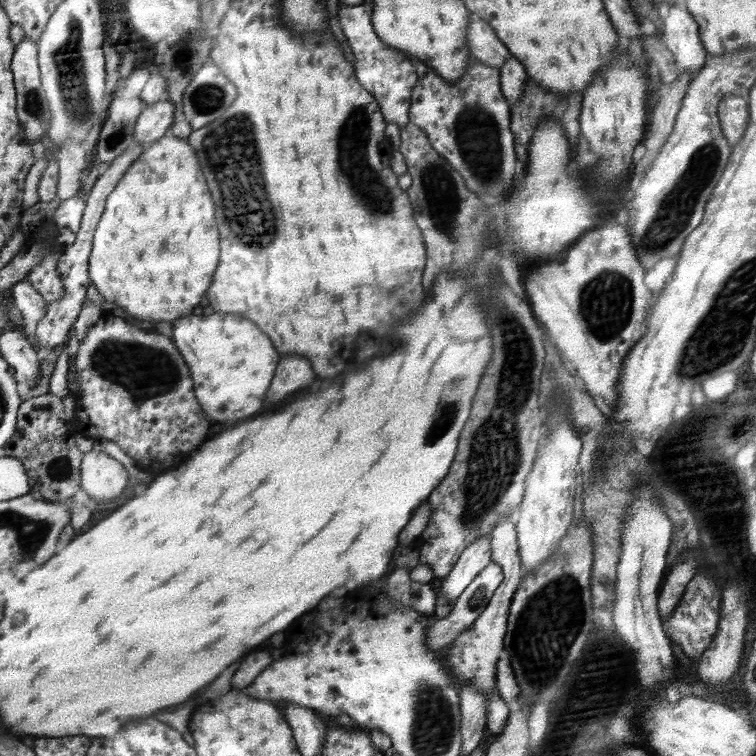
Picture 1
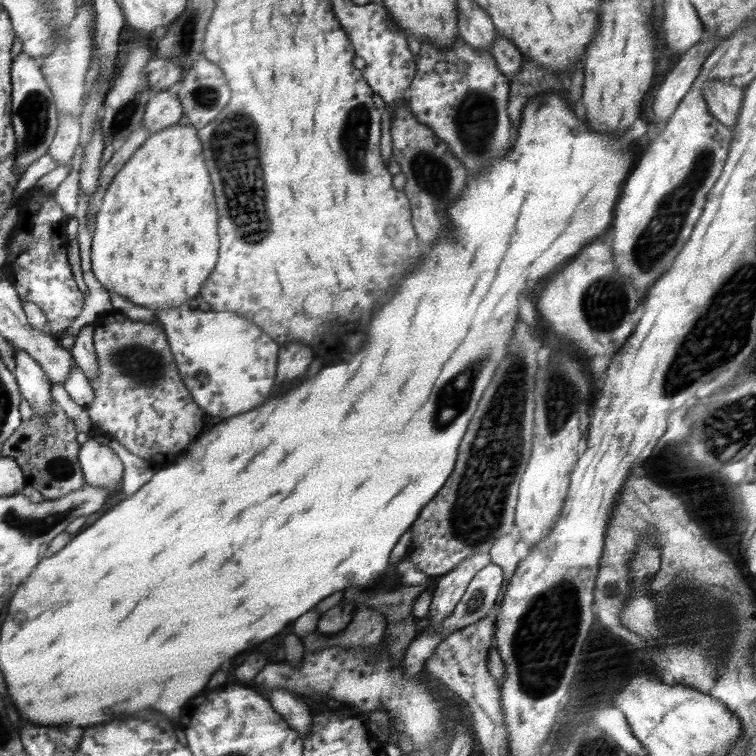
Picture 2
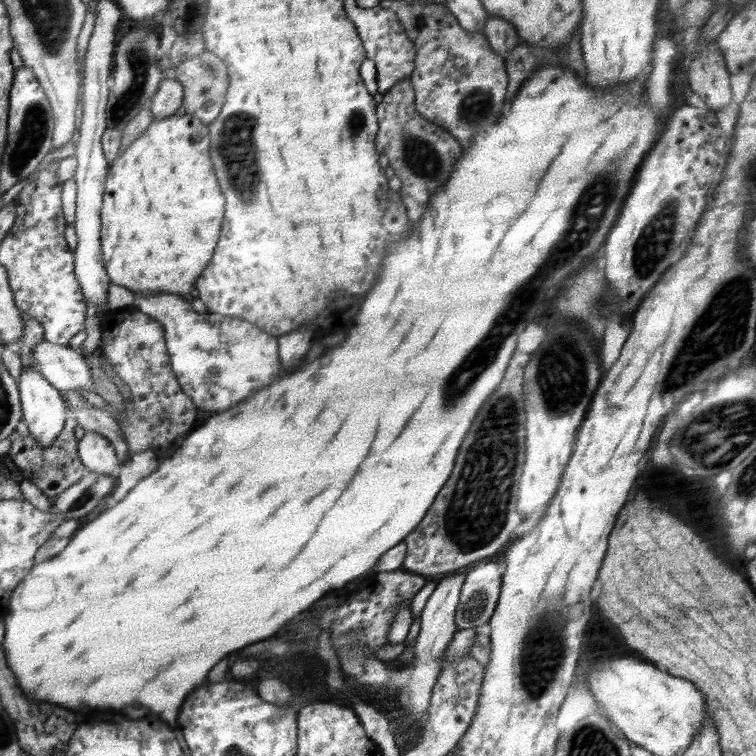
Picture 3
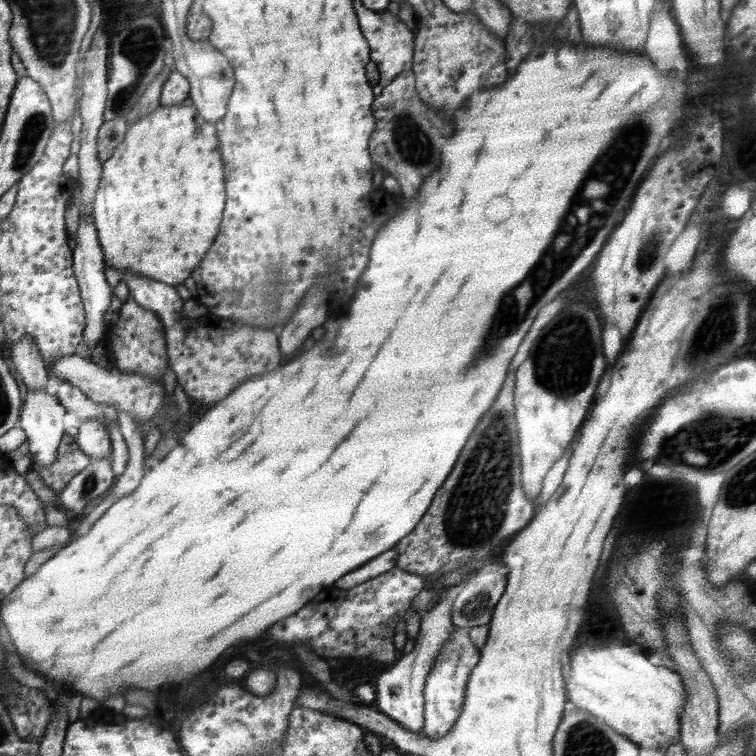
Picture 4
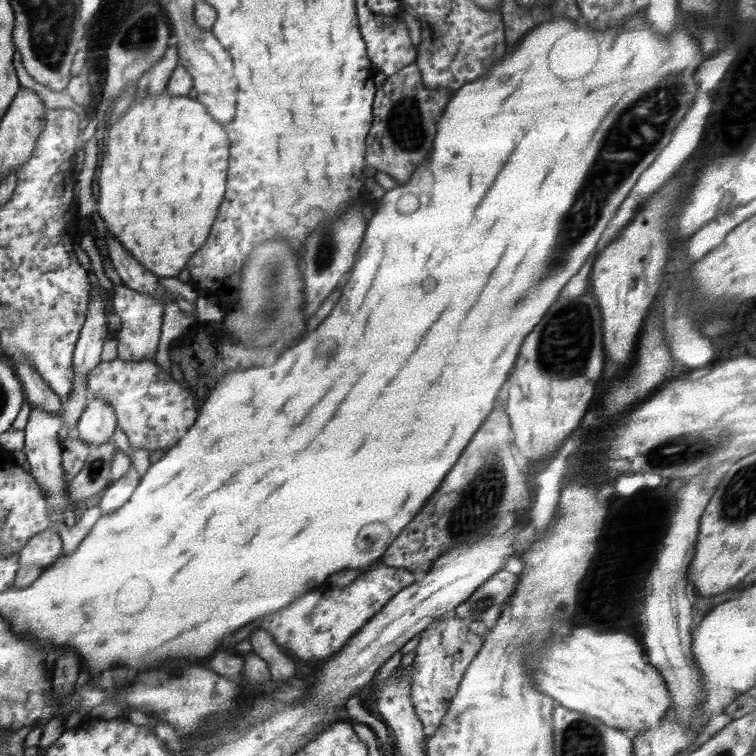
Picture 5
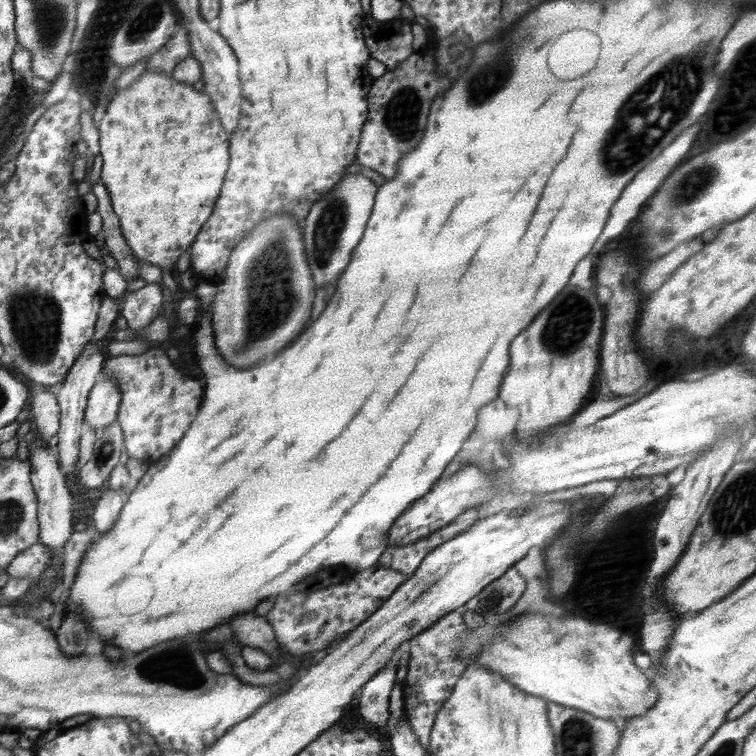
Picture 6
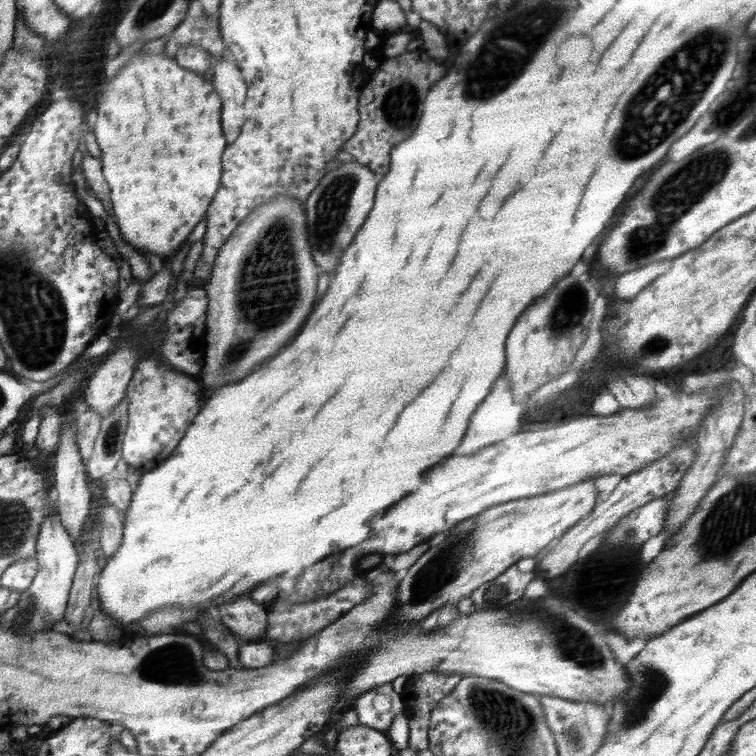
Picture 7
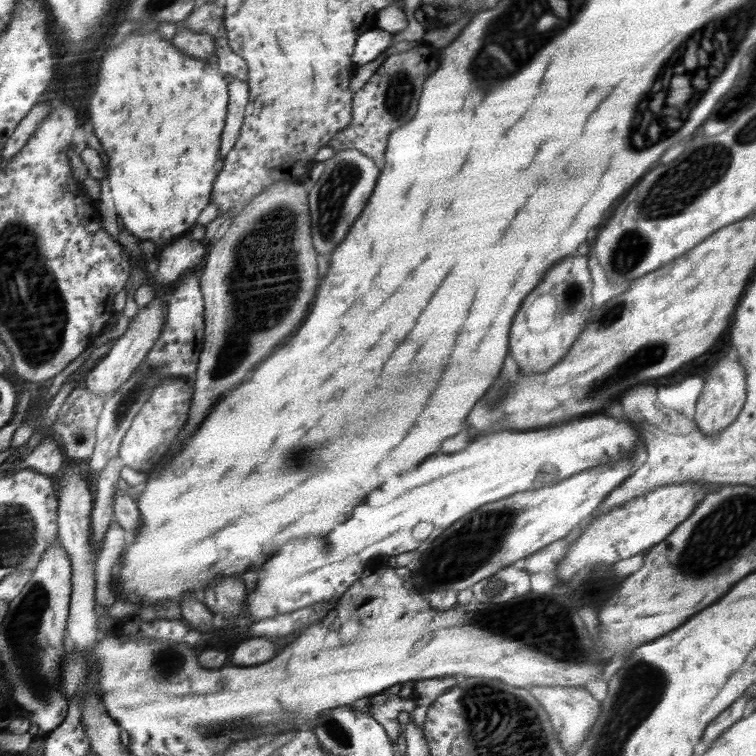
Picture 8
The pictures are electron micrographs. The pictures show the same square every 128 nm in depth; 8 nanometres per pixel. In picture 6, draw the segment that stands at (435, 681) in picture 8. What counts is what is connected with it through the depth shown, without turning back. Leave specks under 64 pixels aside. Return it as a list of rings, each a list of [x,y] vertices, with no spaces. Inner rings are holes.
[[[453,610],[447,616],[440,617],[428,629],[418,633],[410,641],[410,659],[408,664],[407,677],[402,681],[402,694],[404,694],[404,716],[408,718],[412,732],[416,734],[418,742],[422,744],[428,754],[428,744],[432,725],[436,720],[438,709],[442,707],[445,700],[452,693],[454,685],[458,682],[460,675],[467,667],[466,662],[458,660],[455,656],[458,643],[462,635],[468,633],[464,624],[462,613]]]

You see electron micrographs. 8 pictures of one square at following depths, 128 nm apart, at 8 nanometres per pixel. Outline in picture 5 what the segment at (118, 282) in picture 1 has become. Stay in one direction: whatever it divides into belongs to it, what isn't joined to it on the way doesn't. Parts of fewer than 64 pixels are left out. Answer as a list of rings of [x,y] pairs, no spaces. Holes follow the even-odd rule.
[[[166,92],[150,95],[135,99],[126,114],[112,124],[100,171],[97,208],[106,232],[118,238],[124,249],[156,276],[176,277],[192,252],[204,244],[218,214],[228,178],[228,138],[224,126],[208,114],[198,98]]]

